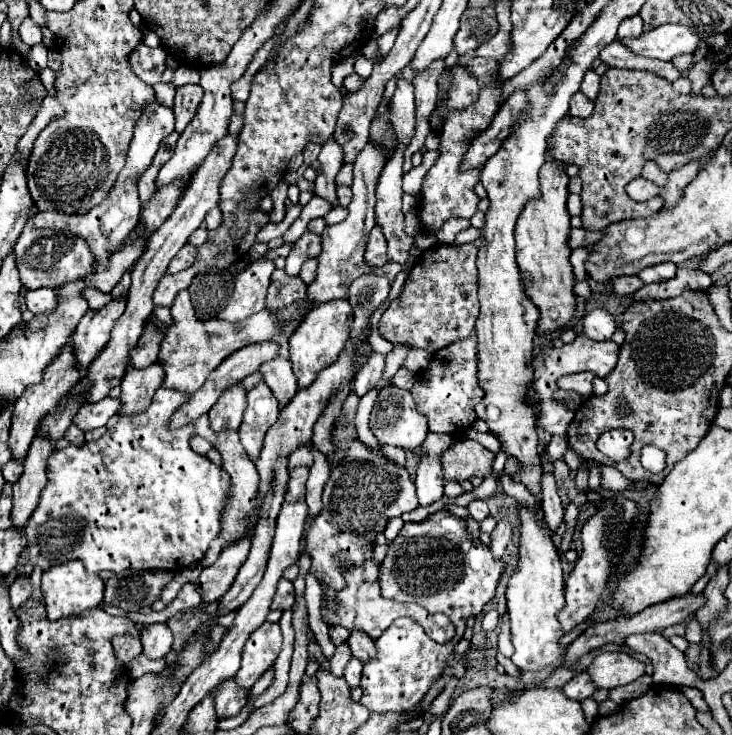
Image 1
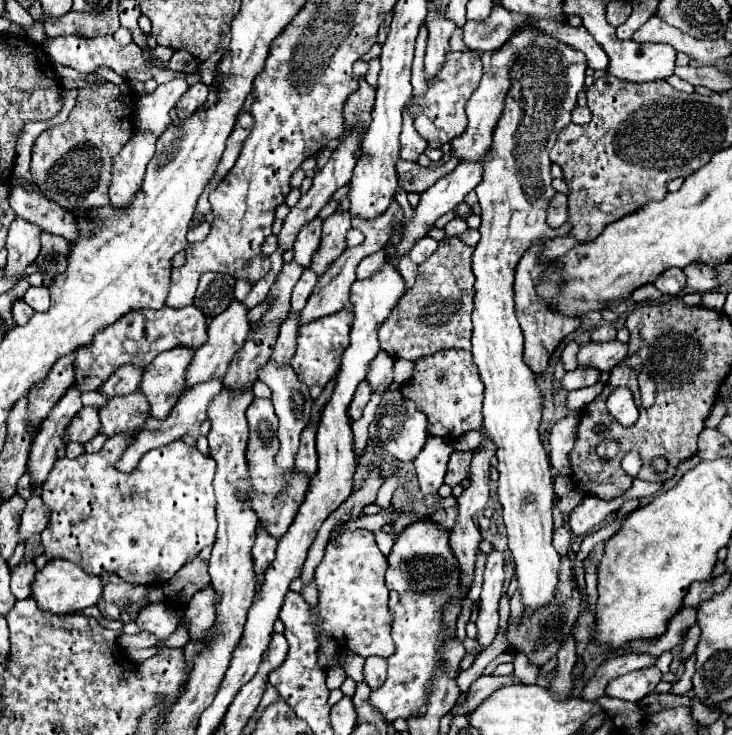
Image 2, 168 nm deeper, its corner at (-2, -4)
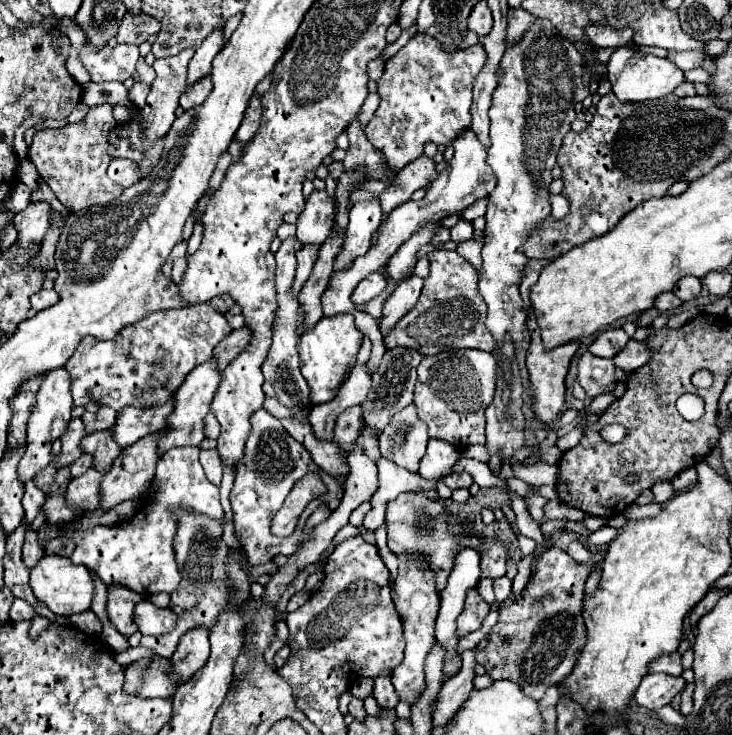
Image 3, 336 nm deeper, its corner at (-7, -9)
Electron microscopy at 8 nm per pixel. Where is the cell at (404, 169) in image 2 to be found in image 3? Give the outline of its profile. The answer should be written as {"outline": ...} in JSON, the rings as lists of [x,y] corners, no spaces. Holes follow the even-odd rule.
{"outline":[[[358,117],[352,119],[352,123],[348,125],[348,141],[350,147],[346,151],[346,157],[342,161],[344,171],[360,171],[364,177],[374,179],[374,181],[382,181],[388,187],[396,183],[396,171],[392,171],[388,167],[388,161],[384,159],[384,155],[380,155],[372,143],[368,141],[364,127],[360,127]]]}

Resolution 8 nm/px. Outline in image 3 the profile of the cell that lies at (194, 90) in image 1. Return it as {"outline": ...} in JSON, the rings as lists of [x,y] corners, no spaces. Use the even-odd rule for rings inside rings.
{"outline":[[[204,77],[204,79],[196,81],[194,85],[190,85],[190,87],[182,93],[182,97],[180,97],[180,107],[182,107],[184,111],[198,107],[200,103],[206,101],[206,97],[210,95],[210,91],[212,91],[212,81],[210,81],[210,77]]]}

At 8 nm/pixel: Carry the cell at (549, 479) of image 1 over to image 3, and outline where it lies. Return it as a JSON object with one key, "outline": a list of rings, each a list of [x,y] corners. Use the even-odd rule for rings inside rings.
{"outline":[[[548,547],[542,553],[534,581],[526,585],[522,595],[510,595],[502,603],[490,645],[478,655],[478,663],[492,679],[514,681],[528,697],[542,699],[548,685],[558,685],[572,673],[578,653],[586,643],[582,601],[588,575],[588,565],[576,563],[558,547]]]}

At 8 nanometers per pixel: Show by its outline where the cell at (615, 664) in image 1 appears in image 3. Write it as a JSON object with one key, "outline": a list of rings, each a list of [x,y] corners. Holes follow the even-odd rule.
{"outline":[[[664,673],[646,675],[634,693],[634,701],[646,709],[658,709],[670,703],[678,693],[682,693],[684,685],[686,681],[682,677],[672,677]]]}

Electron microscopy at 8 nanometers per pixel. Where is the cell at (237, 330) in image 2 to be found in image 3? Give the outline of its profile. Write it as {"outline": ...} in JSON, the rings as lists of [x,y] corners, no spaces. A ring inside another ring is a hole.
{"outline":[[[212,357],[210,361],[194,367],[184,383],[180,385],[180,389],[176,391],[174,399],[176,399],[176,407],[172,411],[172,415],[168,417],[168,431],[164,437],[160,437],[160,453],[172,449],[172,447],[182,447],[182,445],[200,445],[200,441],[204,439],[202,427],[204,427],[204,417],[210,411],[210,403],[214,393],[218,391],[218,385],[222,381],[222,371],[218,367],[218,359]]]}

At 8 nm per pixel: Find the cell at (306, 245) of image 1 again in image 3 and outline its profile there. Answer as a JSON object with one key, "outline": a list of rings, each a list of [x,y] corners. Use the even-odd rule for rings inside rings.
{"outline":[[[312,191],[306,209],[298,217],[296,237],[302,245],[320,245],[330,235],[334,223],[334,203],[326,191]]]}

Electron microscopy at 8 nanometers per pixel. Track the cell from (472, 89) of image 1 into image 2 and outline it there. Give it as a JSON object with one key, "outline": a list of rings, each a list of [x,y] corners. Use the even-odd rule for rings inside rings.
{"outline":[[[473,50],[451,52],[447,54],[447,62],[443,62],[443,70],[439,70],[439,76],[427,82],[427,92],[421,98],[411,98],[407,102],[407,112],[413,118],[413,126],[427,142],[447,144],[455,136],[463,134],[467,126],[465,104],[475,92],[475,88],[479,86],[481,74],[483,74],[483,66],[481,66],[481,56],[477,52]]]}

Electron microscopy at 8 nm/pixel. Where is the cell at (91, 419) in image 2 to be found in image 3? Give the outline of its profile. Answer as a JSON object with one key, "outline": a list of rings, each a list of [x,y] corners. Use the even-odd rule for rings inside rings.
{"outline":[[[72,419],[72,421],[68,423],[66,433],[60,437],[60,441],[62,441],[62,451],[60,451],[60,455],[54,459],[54,463],[60,463],[60,465],[70,465],[70,463],[74,463],[74,461],[82,455],[80,441],[82,441],[84,435],[86,435],[86,429],[84,429],[82,419]]]}

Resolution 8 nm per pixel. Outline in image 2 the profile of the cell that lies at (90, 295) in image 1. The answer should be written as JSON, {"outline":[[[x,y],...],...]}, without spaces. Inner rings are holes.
{"outline":[[[163,306],[161,310],[137,310],[129,312],[115,324],[107,326],[99,334],[95,334],[93,342],[87,346],[80,346],[77,358],[73,360],[75,366],[75,384],[81,392],[99,390],[107,378],[125,364],[135,364],[145,368],[157,354],[185,346],[197,350],[207,342],[207,316],[197,306],[183,306],[183,308],[169,308]]]}

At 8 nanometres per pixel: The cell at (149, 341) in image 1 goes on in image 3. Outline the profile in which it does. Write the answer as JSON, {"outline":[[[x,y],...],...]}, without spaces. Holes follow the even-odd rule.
{"outline":[[[102,405],[96,413],[84,413],[82,419],[84,419],[84,425],[88,427],[88,433],[94,433],[98,429],[110,429],[110,427],[114,427],[116,415],[118,413],[114,409]]]}

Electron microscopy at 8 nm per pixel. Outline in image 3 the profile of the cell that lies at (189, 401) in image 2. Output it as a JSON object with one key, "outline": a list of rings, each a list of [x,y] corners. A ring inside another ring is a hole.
{"outline":[[[152,433],[140,441],[136,441],[134,445],[126,447],[122,451],[122,455],[112,463],[112,469],[104,475],[102,481],[102,491],[104,491],[104,505],[102,509],[112,509],[114,505],[126,501],[126,499],[144,499],[148,493],[148,483],[152,481],[152,475],[156,471],[156,461],[160,457],[158,451],[158,439],[164,433]]]}

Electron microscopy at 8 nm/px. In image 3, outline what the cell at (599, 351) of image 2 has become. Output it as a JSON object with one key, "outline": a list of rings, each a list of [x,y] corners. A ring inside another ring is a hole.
{"outline":[[[628,341],[628,345],[626,345],[620,353],[616,353],[616,355],[612,357],[612,361],[614,361],[614,365],[620,367],[622,371],[630,373],[630,371],[634,371],[636,367],[642,367],[644,363],[648,363],[648,349],[646,349],[644,343],[640,343],[640,341]]]}

